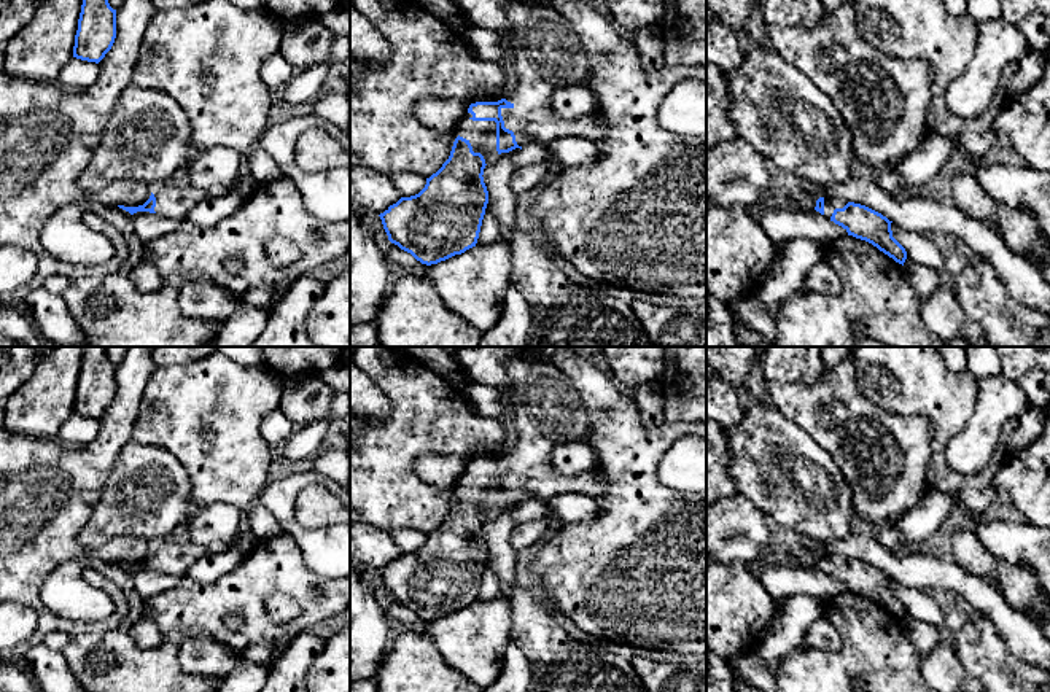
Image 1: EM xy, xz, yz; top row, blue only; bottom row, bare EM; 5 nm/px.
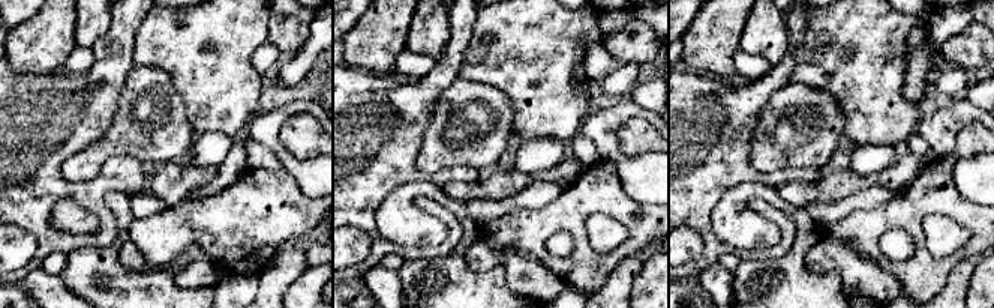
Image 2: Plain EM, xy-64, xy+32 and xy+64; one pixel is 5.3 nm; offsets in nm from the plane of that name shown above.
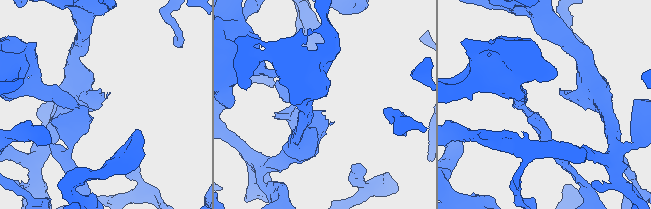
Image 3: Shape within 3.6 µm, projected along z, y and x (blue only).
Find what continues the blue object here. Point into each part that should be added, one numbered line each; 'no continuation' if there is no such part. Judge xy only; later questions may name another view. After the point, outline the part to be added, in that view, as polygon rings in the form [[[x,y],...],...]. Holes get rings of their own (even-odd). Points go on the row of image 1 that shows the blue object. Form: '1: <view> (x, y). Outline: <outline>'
1: xy (175, 201). Outline: [[[188,180],[181,183],[164,183],[153,189],[156,197],[156,215],[170,220],[186,218],[200,200],[207,196],[207,189],[192,186]]]

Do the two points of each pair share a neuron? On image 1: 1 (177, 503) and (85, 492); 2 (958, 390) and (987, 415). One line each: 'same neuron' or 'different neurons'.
1: different neurons
2: different neurons

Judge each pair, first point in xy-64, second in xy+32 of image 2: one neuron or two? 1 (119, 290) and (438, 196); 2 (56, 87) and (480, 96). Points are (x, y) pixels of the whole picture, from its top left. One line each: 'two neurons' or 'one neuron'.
1: one neuron
2: two neurons

